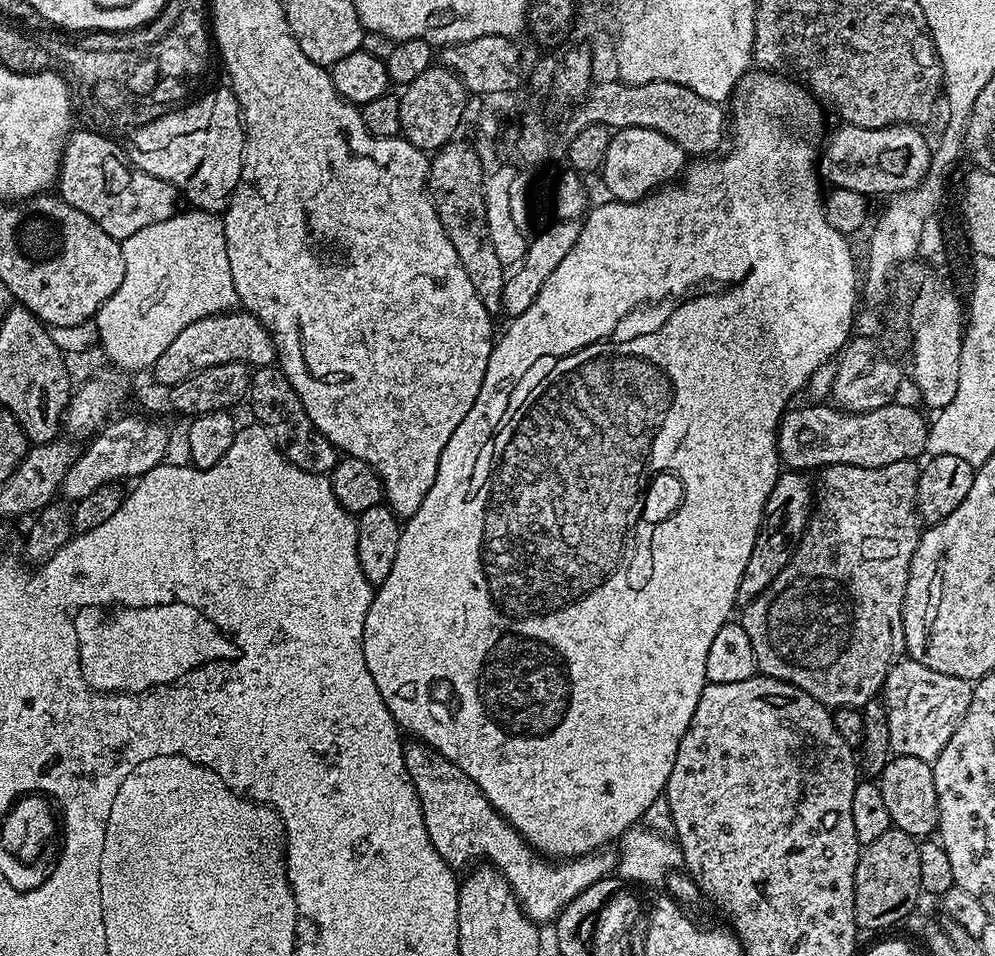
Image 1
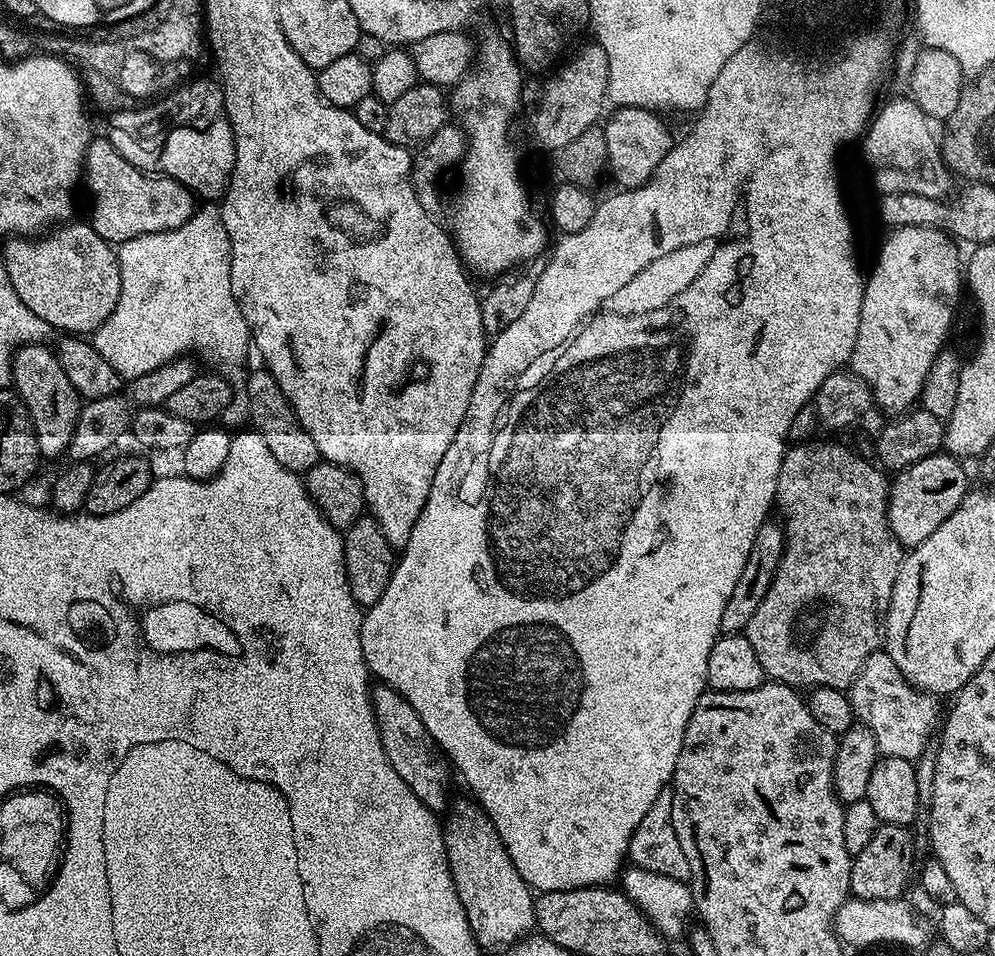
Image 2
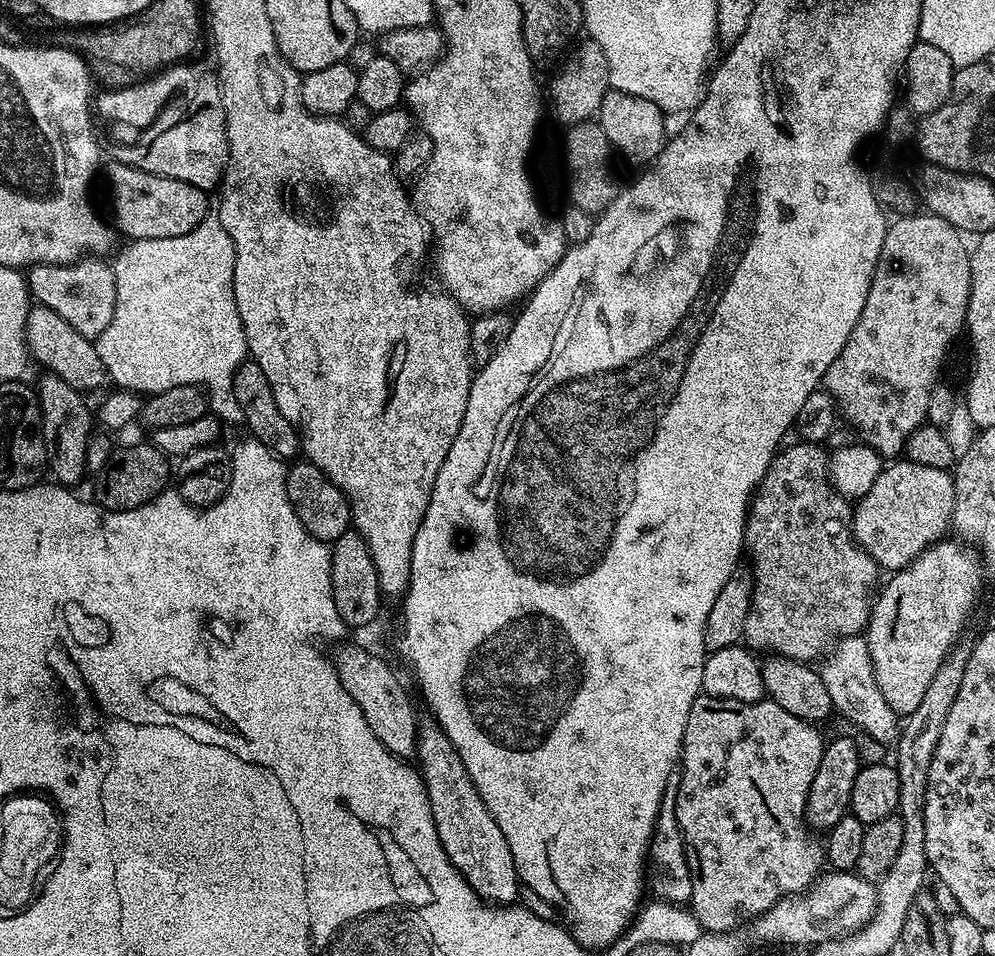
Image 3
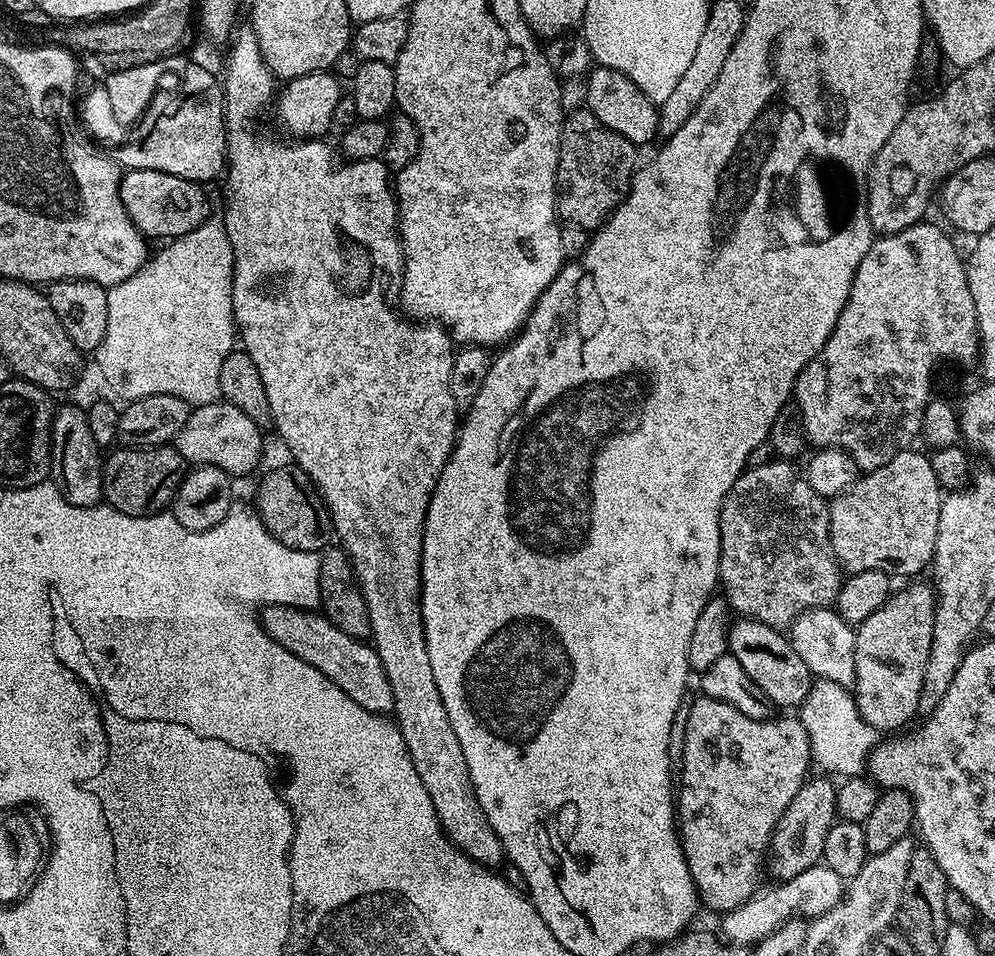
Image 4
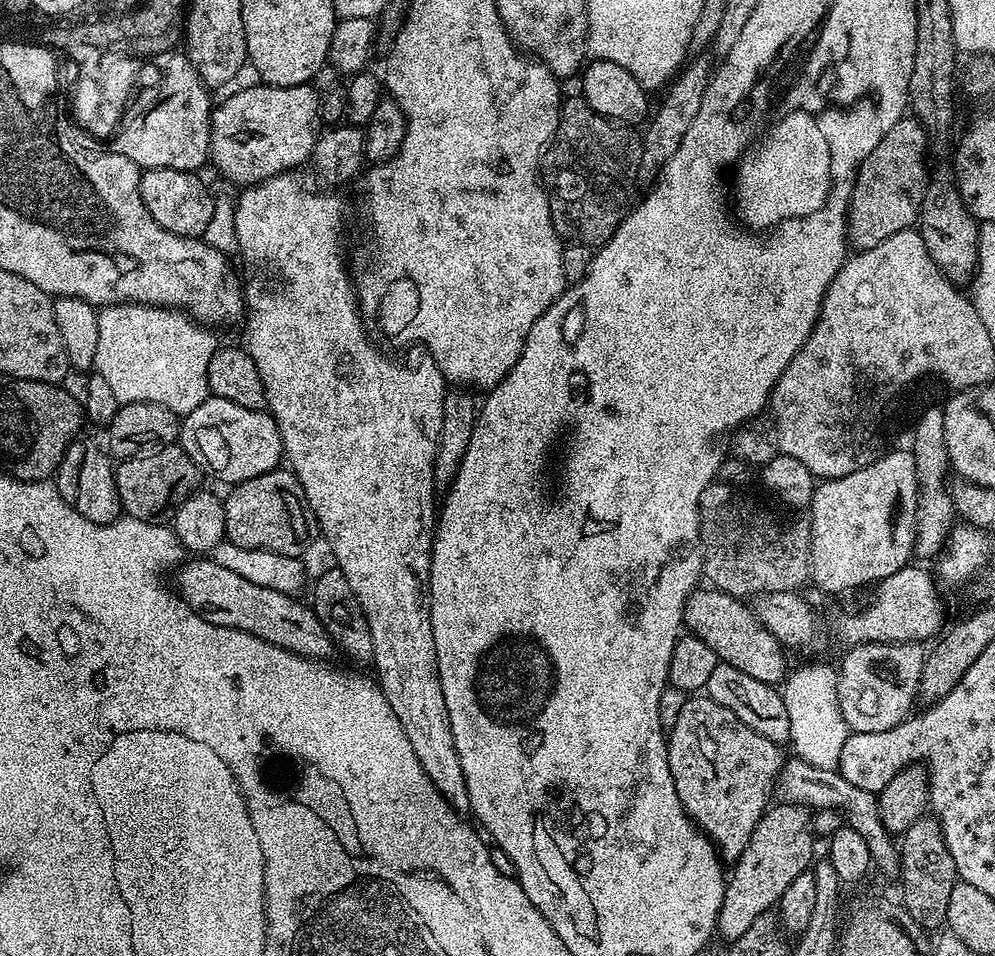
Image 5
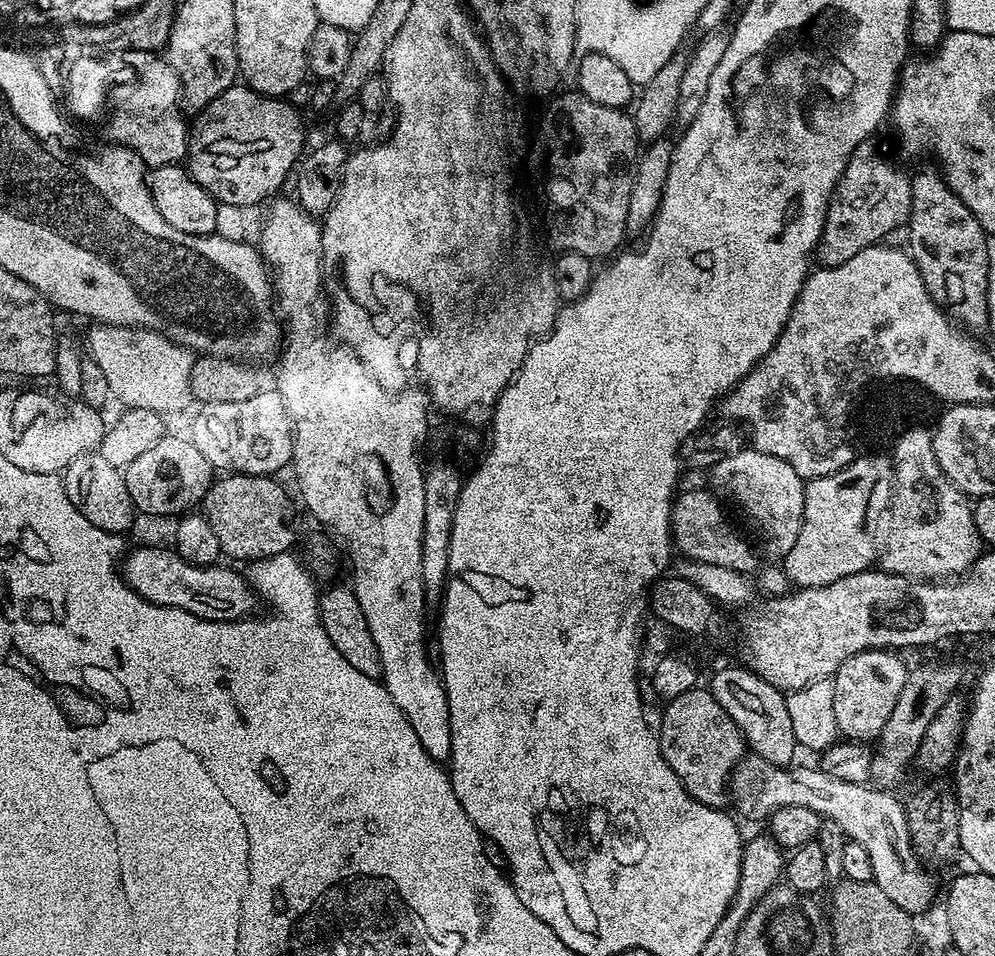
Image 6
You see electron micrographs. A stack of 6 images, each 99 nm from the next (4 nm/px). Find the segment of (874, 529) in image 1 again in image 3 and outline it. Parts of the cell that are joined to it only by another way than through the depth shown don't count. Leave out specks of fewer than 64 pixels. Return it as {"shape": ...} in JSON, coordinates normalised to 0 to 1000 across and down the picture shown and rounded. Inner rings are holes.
{"shape":[[[799,463],[785,468],[780,474],[771,496],[756,516],[756,526],[752,529],[748,571],[751,585],[752,582],[756,585],[754,597],[758,617],[756,633],[750,642],[747,668],[753,679],[765,678],[768,684],[820,692],[841,669],[865,664],[871,658],[878,624],[885,610],[886,595],[880,586],[874,584],[874,579],[870,579],[870,575],[856,564],[858,531],[839,514],[832,502],[833,474],[827,473],[824,464]]]}

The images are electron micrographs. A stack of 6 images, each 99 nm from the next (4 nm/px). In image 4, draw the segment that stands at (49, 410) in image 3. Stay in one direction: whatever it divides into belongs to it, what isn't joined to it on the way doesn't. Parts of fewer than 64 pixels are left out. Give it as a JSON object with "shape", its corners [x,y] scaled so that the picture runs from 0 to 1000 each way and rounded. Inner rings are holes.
{"shape":[[[68,423],[65,427],[57,426],[52,437],[52,493],[54,505],[60,512],[60,516],[70,524],[74,529],[86,529],[87,531],[97,530],[102,526],[105,509],[103,500],[105,499],[105,484],[103,480],[102,464],[96,461],[94,454],[90,450],[88,432],[83,426],[75,427]]]}

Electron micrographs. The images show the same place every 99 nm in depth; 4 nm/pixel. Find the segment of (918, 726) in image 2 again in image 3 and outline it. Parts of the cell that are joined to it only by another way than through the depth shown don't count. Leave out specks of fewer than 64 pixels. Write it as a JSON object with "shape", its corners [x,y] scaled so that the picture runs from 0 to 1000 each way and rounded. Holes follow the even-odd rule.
{"shape":[[[867,664],[841,669],[838,681],[823,696],[822,702],[826,713],[830,713],[830,723],[834,726],[837,742],[865,762],[872,774],[881,774],[883,778],[892,780],[904,771],[907,763],[906,750],[890,734],[890,730],[886,730],[886,722],[882,722],[872,672]]]}

